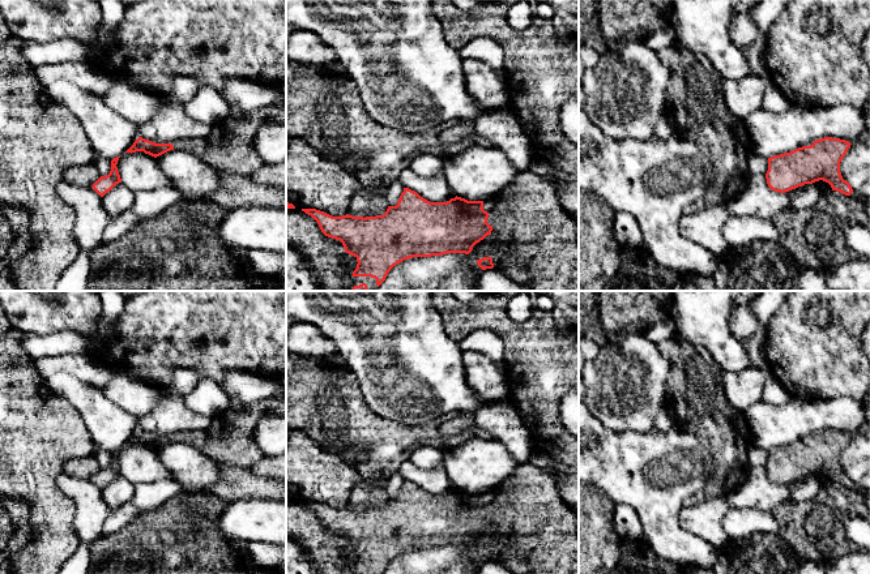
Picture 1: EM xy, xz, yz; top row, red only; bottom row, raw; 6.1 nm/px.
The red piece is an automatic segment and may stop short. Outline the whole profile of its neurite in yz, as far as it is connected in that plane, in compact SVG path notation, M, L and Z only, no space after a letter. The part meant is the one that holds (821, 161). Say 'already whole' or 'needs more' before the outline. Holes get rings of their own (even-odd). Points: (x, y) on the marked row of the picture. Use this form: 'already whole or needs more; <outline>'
already whole; M824 137L810 146L768 158L765 179L769 189L785 193L823 180L832 190L850 196L853 189L840 172L840 162L850 145L845 140Z

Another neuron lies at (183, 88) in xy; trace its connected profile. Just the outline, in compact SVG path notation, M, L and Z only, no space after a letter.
M176 74L171 78L171 95L180 103L189 102L200 87L199 80L192 76Z

